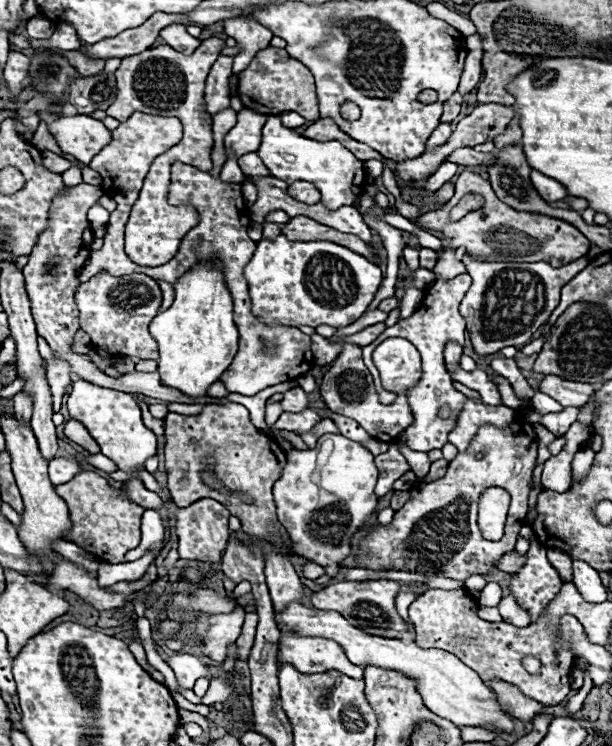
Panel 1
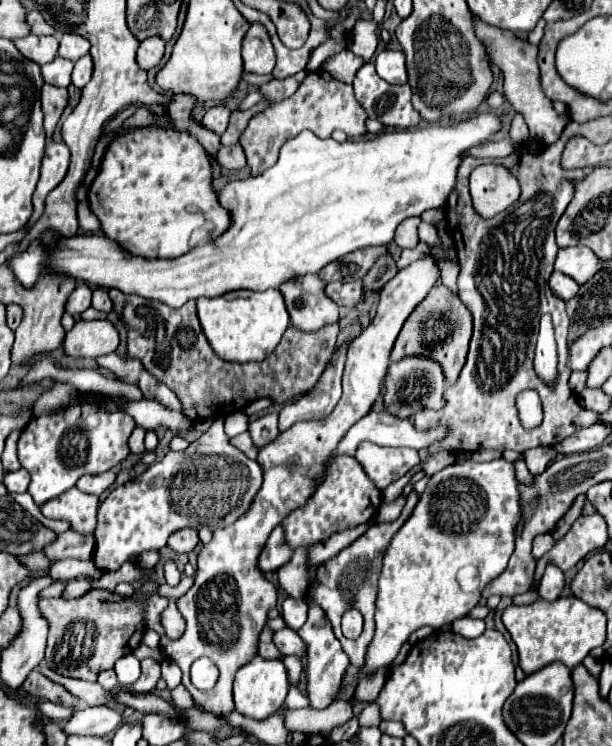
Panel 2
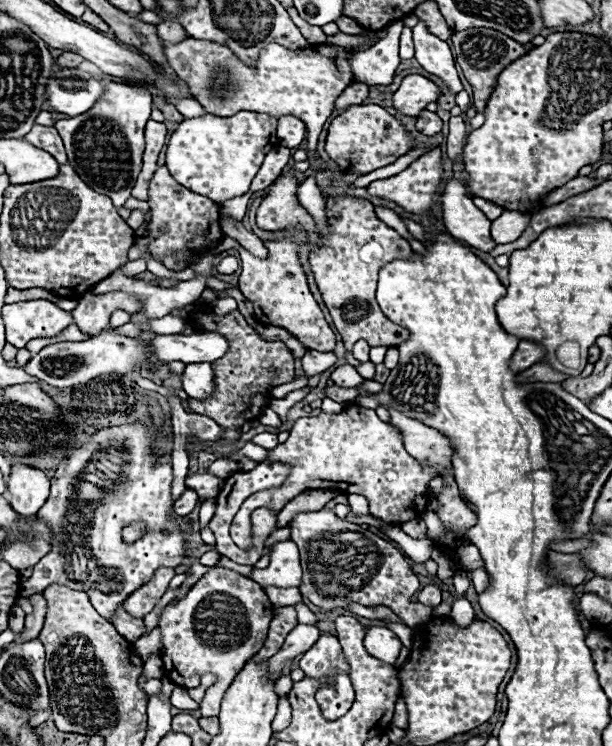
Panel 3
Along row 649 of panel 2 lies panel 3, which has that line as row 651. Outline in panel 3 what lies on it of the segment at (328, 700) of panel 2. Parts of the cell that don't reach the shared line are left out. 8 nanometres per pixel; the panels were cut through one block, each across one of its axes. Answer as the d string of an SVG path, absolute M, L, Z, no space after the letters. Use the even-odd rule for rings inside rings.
M322 632L318 642L302 656L300 668L306 672L306 676L338 676L348 674L348 666L342 658L342 648L338 644L338 638L330 632Z

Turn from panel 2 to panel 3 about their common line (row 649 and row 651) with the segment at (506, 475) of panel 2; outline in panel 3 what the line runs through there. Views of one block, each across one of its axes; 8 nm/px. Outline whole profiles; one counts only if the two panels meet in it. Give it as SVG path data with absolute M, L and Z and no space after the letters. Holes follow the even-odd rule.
M372 626L366 632L364 646L370 654L374 654L374 658L388 662L388 664L394 664L402 650L400 638L390 628L384 628L384 626Z

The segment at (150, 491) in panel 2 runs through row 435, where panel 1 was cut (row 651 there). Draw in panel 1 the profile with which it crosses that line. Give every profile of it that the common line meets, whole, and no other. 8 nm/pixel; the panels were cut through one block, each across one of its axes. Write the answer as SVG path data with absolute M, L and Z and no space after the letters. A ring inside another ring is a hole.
M236 606L234 612L228 614L200 614L194 622L190 622L190 634L204 642L202 654L210 656L216 662L224 662L226 644L234 642L240 636L240 628L244 622L242 606Z

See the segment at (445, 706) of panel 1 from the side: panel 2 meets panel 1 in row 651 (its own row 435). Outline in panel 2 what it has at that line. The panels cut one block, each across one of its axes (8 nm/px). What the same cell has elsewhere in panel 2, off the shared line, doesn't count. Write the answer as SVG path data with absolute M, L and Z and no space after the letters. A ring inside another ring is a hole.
M370 412L360 418L338 444L336 454L355 457L356 450L362 442L372 442L378 446L394 448L428 448L432 442L444 438L446 430L436 428L428 432L418 432L410 420L400 420L386 412Z

